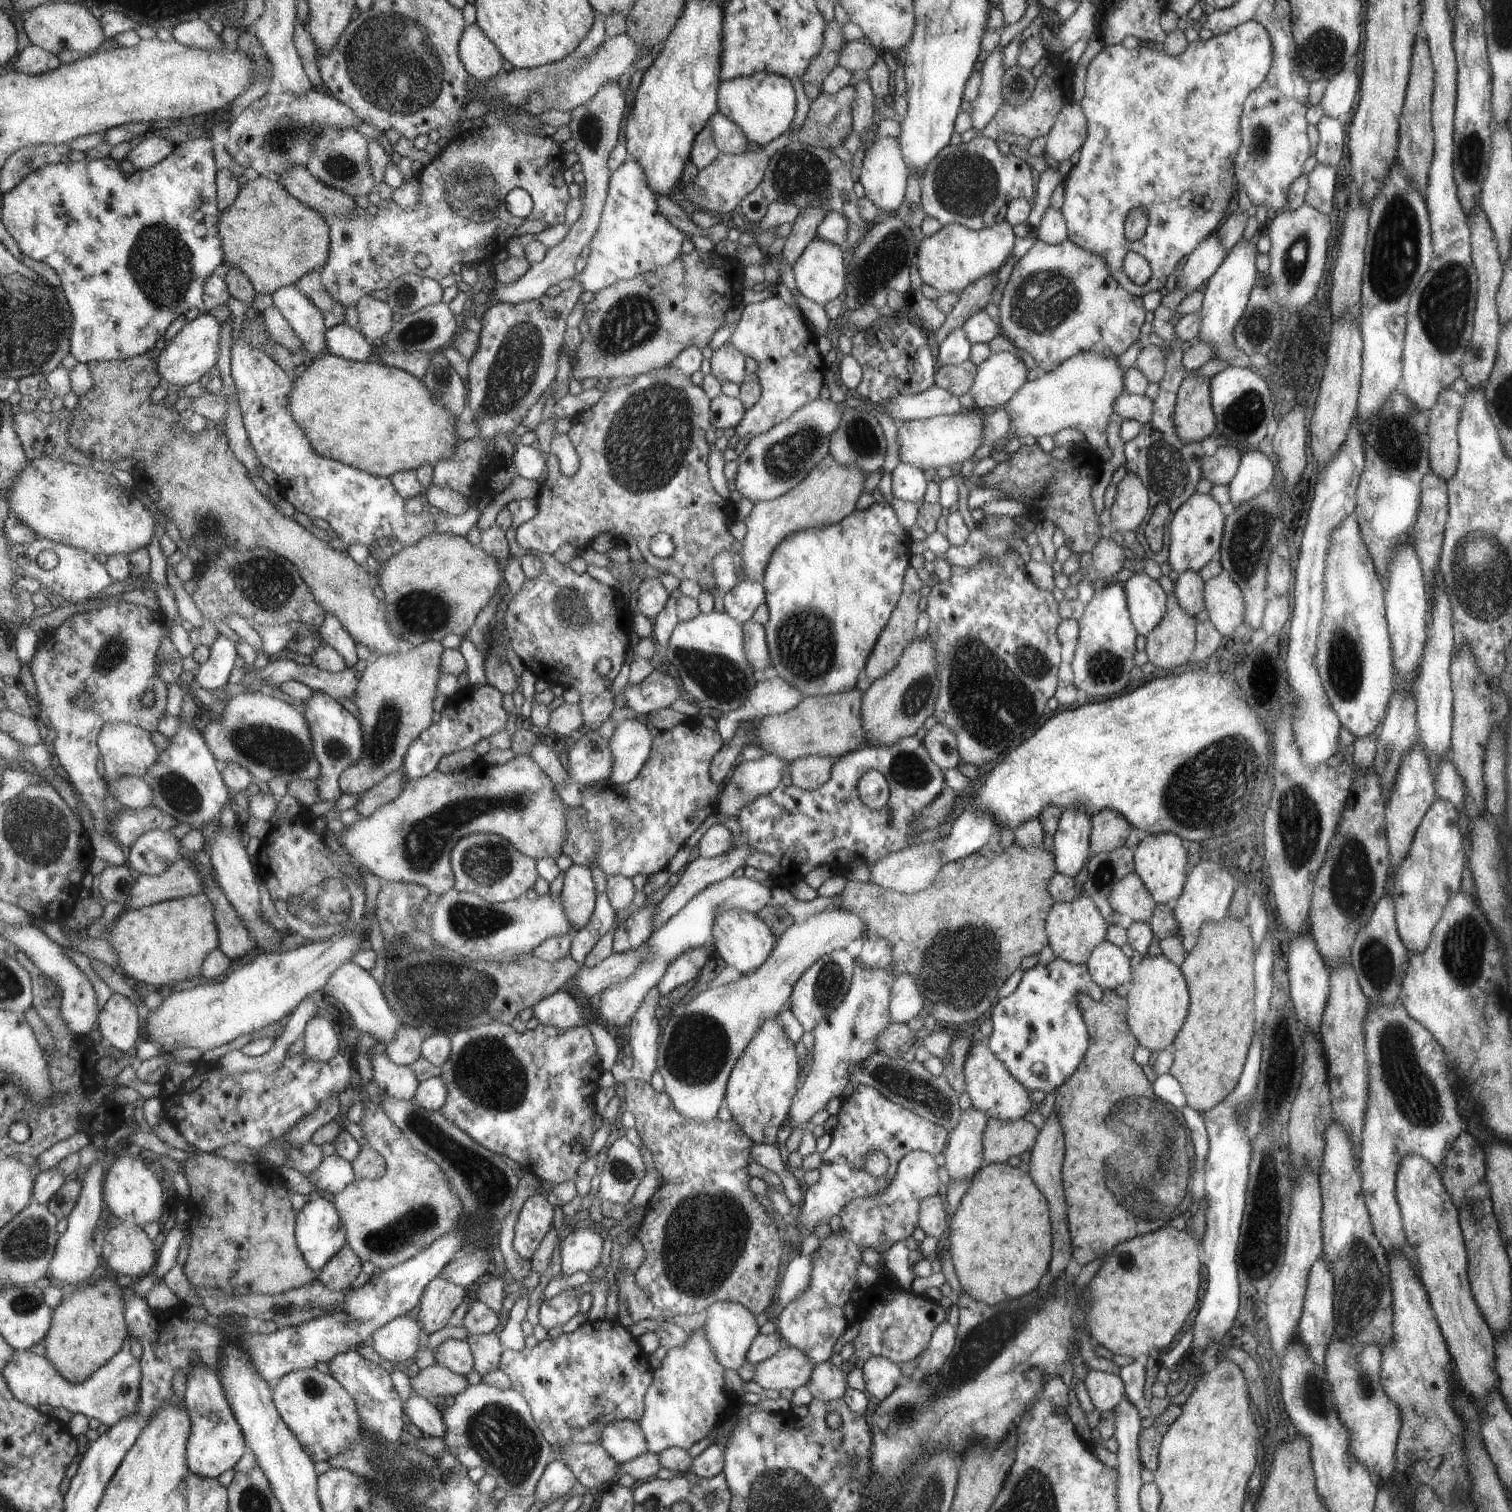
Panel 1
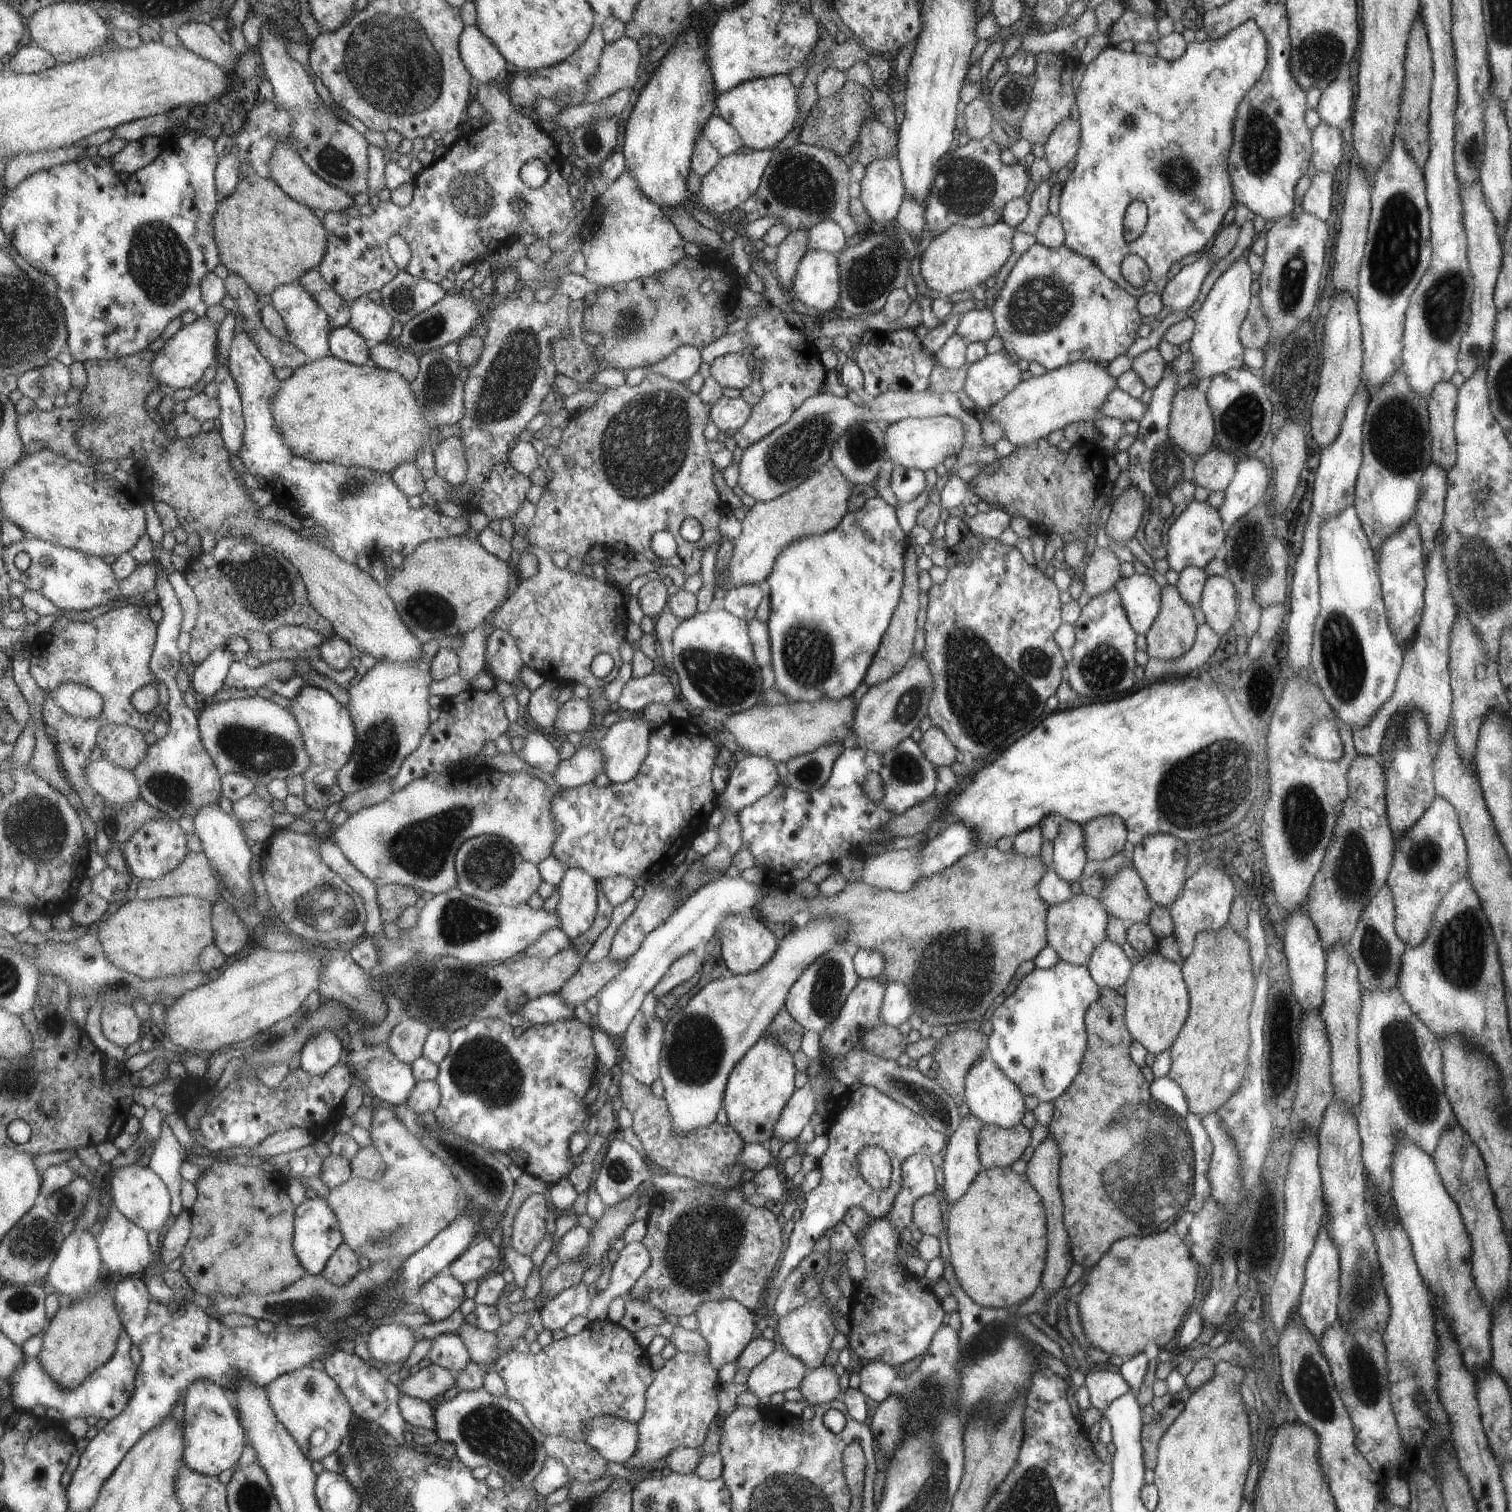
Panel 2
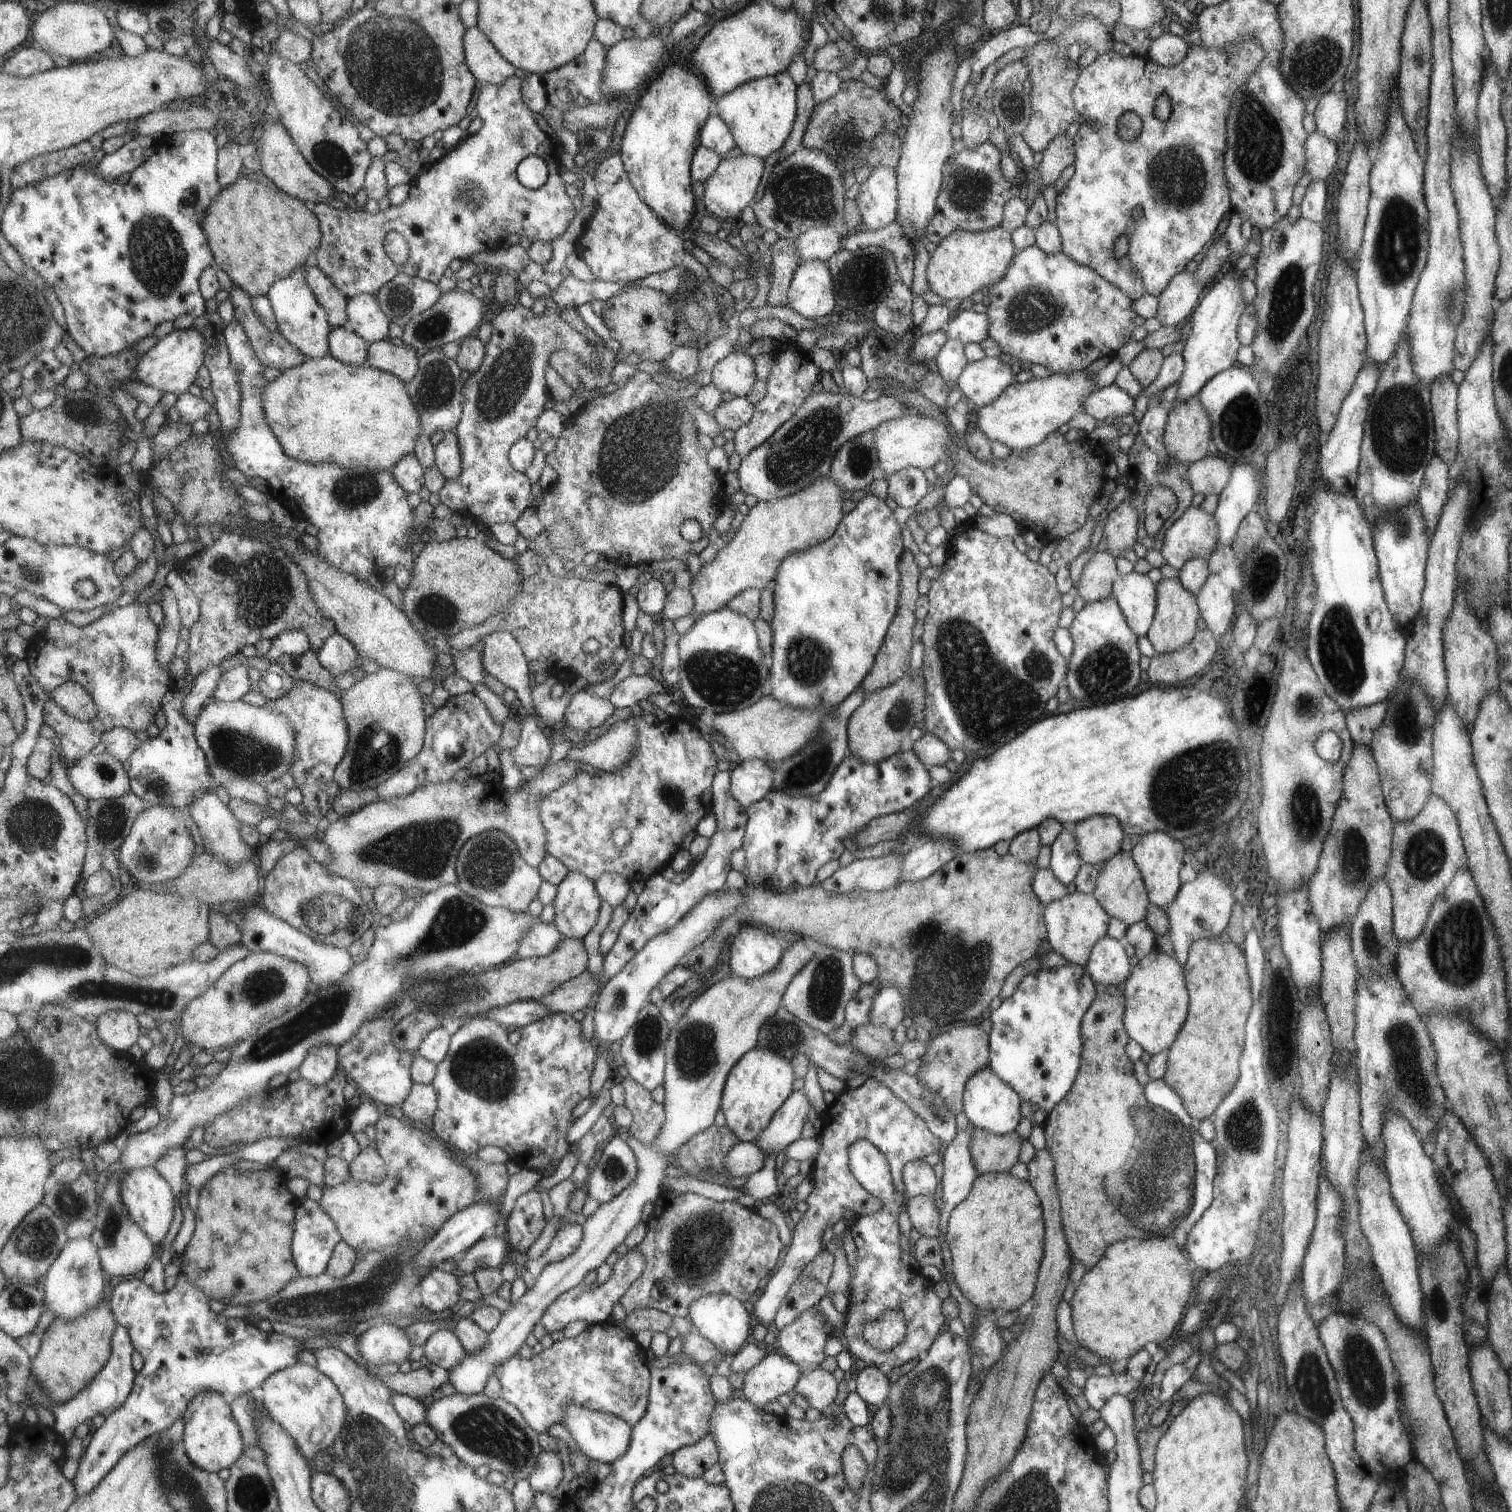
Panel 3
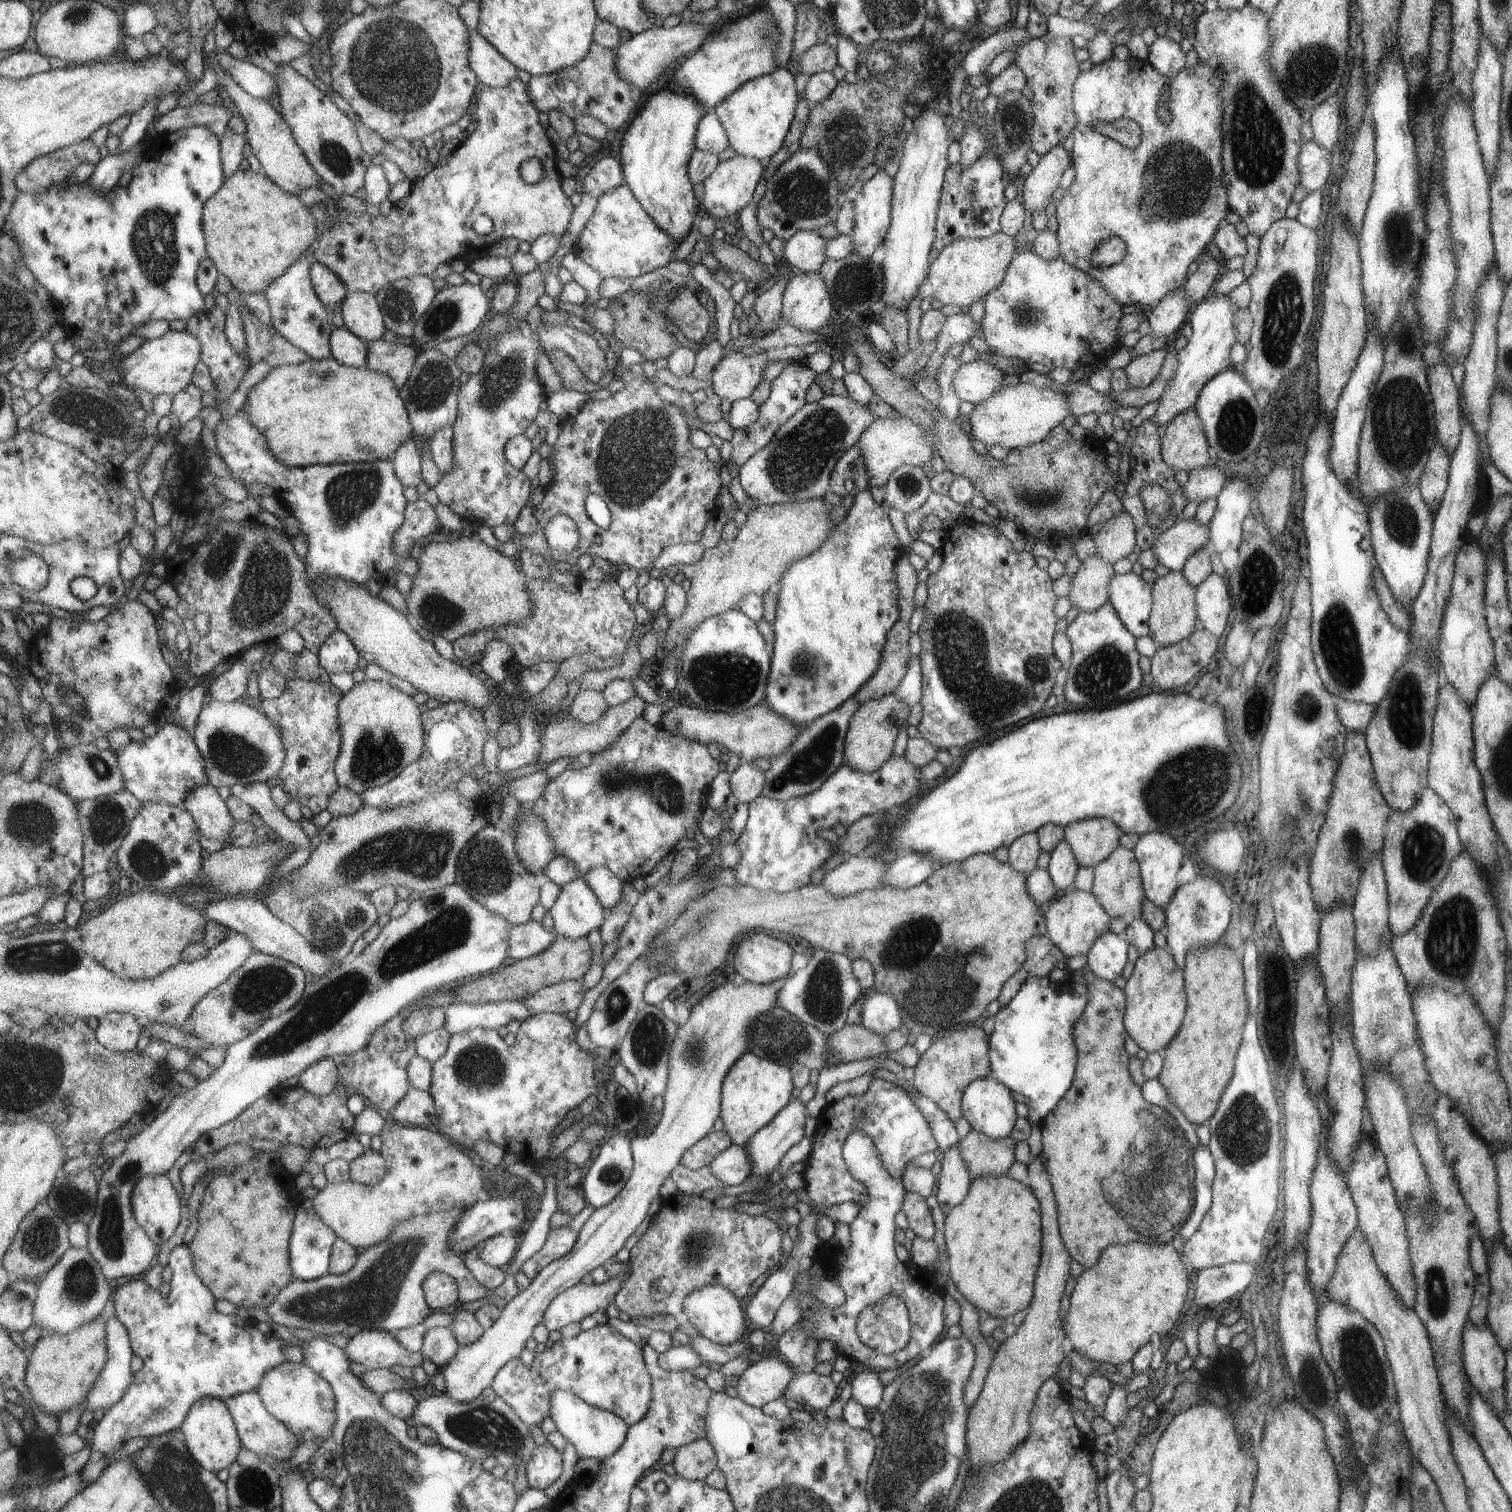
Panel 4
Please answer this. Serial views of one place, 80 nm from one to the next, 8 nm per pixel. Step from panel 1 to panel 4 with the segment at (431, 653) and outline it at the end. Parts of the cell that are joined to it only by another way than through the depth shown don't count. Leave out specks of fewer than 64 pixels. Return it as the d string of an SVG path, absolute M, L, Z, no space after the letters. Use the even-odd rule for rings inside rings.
M368 679L355 683L343 695L339 710L342 748L336 773L341 787L363 794L392 781L423 754L427 744L424 712L413 695L401 692L393 684Z

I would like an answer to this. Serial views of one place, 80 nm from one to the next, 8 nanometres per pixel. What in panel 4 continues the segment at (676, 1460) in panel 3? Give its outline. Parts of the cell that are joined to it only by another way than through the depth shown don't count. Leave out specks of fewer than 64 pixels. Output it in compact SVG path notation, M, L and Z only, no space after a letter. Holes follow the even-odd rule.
M707 1439L677 1447L672 1459L675 1474L687 1480L703 1480L716 1467L716 1453Z

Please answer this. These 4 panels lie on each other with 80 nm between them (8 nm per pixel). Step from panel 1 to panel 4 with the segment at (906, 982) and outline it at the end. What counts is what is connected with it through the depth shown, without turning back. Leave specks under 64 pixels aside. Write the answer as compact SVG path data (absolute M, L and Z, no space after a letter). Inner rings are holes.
M879 991L864 998L860 1012L860 1024L882 1037L901 1026L901 1013L895 997Z

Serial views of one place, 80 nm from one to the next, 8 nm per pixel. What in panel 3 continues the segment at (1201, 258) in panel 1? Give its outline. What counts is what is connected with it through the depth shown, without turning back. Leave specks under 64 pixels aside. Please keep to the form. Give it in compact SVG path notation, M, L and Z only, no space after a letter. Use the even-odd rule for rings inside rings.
M1183 269L1167 282L1163 292L1158 294L1155 317L1160 325L1184 325L1189 314L1198 305L1204 290L1196 279L1195 272Z

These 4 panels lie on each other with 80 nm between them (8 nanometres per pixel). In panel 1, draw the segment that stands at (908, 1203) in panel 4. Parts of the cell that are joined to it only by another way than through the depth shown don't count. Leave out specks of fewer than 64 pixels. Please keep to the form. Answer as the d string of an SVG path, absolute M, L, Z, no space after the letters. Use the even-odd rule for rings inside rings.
M942 1195L928 1196L921 1199L917 1224L927 1237L938 1240L944 1238L947 1208Z

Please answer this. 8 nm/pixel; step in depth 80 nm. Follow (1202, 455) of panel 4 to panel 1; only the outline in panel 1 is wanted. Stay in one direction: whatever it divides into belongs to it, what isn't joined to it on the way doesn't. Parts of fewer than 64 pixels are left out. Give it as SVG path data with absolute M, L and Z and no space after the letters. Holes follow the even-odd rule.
M1197 371L1186 372L1179 385L1173 418L1176 435L1184 443L1201 442L1216 427L1212 404L1209 404L1209 389L1207 380Z

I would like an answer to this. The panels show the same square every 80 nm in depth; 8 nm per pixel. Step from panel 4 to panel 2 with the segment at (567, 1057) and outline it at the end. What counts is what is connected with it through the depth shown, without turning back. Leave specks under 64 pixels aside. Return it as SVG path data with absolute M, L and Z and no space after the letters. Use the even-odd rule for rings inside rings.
M489 1017L473 1021L471 1024L464 1026L452 1032L451 1046L449 1054L440 1062L440 1073L436 1078L442 1092L442 1101L434 1113L441 1121L441 1124L455 1134L470 1140L473 1144L486 1148L490 1151L499 1150L506 1153L512 1160L515 1171L524 1171L534 1177L542 1179L549 1186L560 1183L563 1179L568 1178L570 1172L575 1168L573 1156L569 1150L569 1140L575 1133L585 1136L587 1126L589 1126L589 1105L584 1105L583 1100L587 1092L595 1085L595 1074L597 1074L598 1052L594 1044L594 1030L591 1026L583 1024L576 1018L567 1019L566 1021L557 1021L554 1023L535 1023L520 1036L515 1036L513 1027L509 1025L508 1020L499 1017Z

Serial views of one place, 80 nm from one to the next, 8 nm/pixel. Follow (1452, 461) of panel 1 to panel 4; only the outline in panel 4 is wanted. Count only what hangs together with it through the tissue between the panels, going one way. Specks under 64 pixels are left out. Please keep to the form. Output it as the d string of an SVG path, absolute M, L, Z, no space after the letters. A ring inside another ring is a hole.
M1444 362L1435 363L1428 368L1427 381L1435 408L1436 440L1445 446L1451 458L1460 440L1460 428L1463 426L1460 392Z

